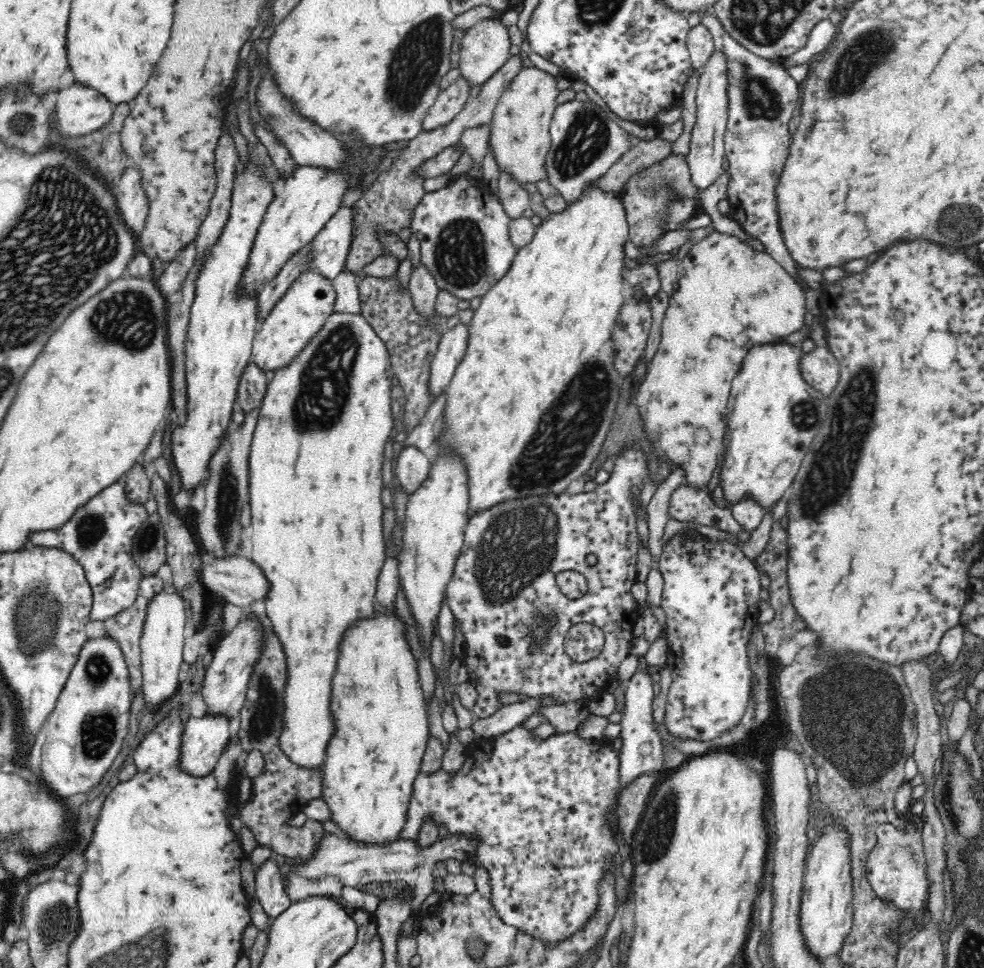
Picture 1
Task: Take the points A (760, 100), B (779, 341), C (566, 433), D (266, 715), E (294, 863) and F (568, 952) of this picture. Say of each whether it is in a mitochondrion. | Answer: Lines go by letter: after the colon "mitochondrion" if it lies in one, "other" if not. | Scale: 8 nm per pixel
A: mitochondrion
B: other
C: mitochondrion
D: mitochondrion
E: other
F: other

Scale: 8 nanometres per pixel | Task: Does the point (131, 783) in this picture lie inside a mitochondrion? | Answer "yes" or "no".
no

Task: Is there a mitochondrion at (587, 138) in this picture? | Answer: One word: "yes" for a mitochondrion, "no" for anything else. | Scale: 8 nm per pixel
yes

